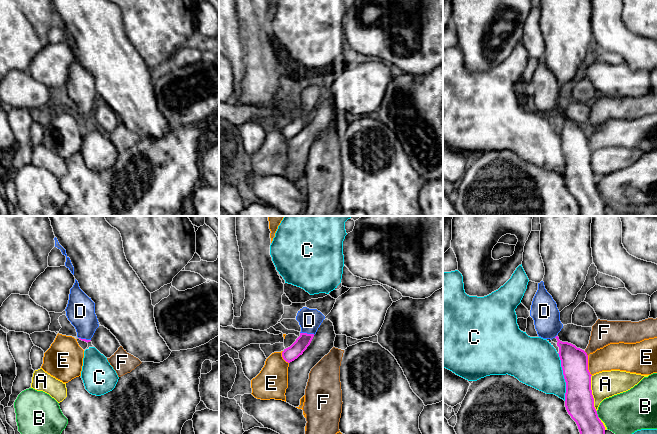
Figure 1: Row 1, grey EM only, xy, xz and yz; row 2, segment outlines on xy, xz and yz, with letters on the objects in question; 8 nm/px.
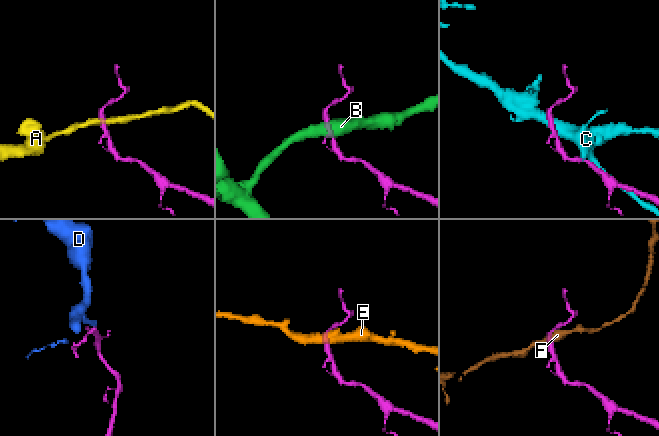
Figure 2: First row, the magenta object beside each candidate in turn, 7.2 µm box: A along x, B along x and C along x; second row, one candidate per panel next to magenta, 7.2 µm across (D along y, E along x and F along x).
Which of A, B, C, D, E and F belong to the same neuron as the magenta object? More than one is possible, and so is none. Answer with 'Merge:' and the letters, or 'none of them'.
Merge: D

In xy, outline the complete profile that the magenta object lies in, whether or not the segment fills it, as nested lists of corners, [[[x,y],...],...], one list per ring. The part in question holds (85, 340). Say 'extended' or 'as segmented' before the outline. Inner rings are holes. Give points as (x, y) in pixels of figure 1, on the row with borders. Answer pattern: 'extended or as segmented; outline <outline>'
extended; outline [[[76,279],[70,289],[65,311],[68,320],[76,329],[77,337],[87,343],[90,342],[99,327],[95,314],[95,303],[80,289]]]

